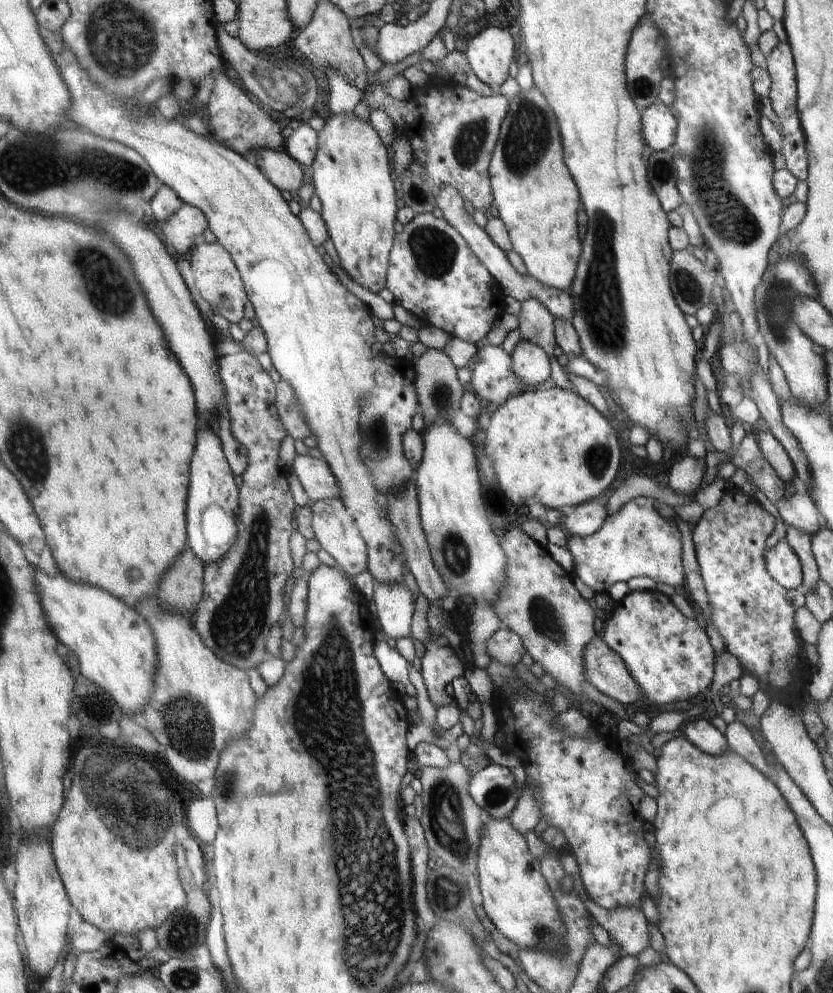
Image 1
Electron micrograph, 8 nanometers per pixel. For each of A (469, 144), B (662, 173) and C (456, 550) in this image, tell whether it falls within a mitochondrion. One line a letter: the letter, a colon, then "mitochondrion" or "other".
A: mitochondrion
B: mitochondrion
C: mitochondrion

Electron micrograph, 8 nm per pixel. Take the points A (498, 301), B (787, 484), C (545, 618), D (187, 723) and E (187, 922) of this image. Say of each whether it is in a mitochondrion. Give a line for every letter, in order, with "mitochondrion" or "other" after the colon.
A: other
B: other
C: mitochondrion
D: mitochondrion
E: mitochondrion

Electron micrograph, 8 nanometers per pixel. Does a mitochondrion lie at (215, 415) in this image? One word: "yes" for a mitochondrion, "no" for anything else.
no

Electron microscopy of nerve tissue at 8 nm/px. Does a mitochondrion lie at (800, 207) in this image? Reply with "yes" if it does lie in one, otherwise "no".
no

